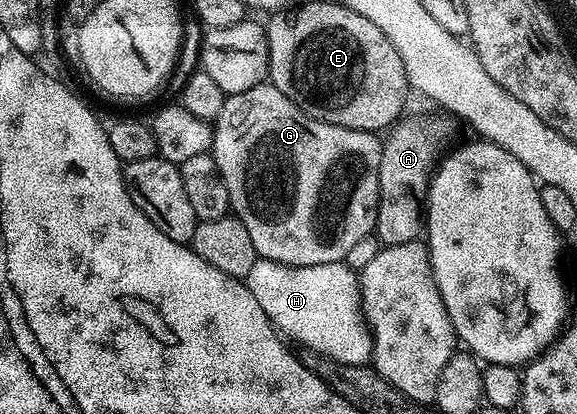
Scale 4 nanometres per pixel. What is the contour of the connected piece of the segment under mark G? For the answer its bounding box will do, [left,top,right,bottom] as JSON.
[211,81,382,267]

